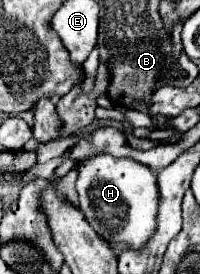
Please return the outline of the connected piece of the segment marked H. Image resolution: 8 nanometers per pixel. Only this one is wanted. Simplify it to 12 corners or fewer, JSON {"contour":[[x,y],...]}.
{"contour":[[98,153],[76,165],[78,207],[108,243],[156,233],[154,171]]}

